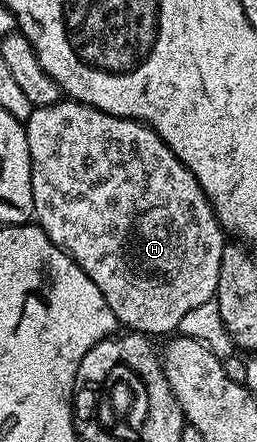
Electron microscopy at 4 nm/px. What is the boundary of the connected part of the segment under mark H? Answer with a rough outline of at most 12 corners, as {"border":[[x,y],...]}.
{"border":[[145,121],[24,122],[34,217],[119,326],[170,335],[228,243]]}

